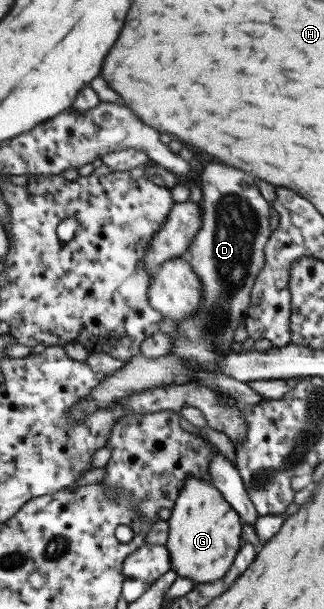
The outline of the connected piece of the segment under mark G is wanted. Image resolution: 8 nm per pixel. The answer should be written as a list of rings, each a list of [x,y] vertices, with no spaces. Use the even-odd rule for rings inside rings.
[[[188,478],[178,492],[170,510],[170,517],[165,521],[168,524],[168,533],[165,548],[168,550],[171,569],[178,577],[186,577],[195,583],[210,583],[220,579],[230,567],[234,556],[242,544],[240,538],[241,522],[239,516],[230,508],[228,502],[211,484],[196,478]]]

